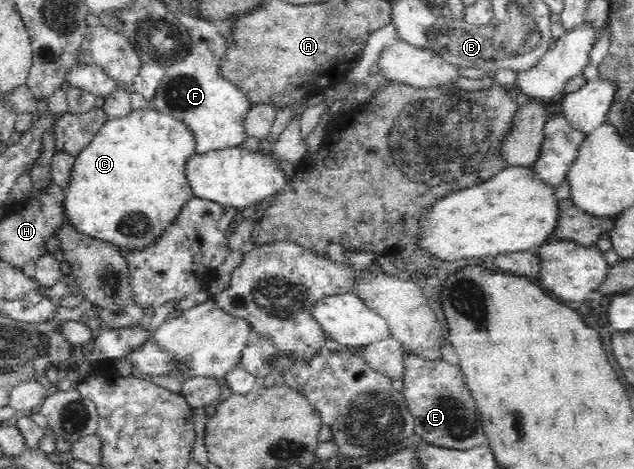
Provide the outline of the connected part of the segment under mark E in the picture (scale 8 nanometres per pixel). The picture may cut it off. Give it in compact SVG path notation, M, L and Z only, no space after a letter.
M408 354L405 356L405 363L407 363L407 376L403 378L402 393L414 416L414 432L421 440L455 450L489 445L489 437L481 420L481 411L465 382L465 375L460 365L450 364L444 360L428 362Z

